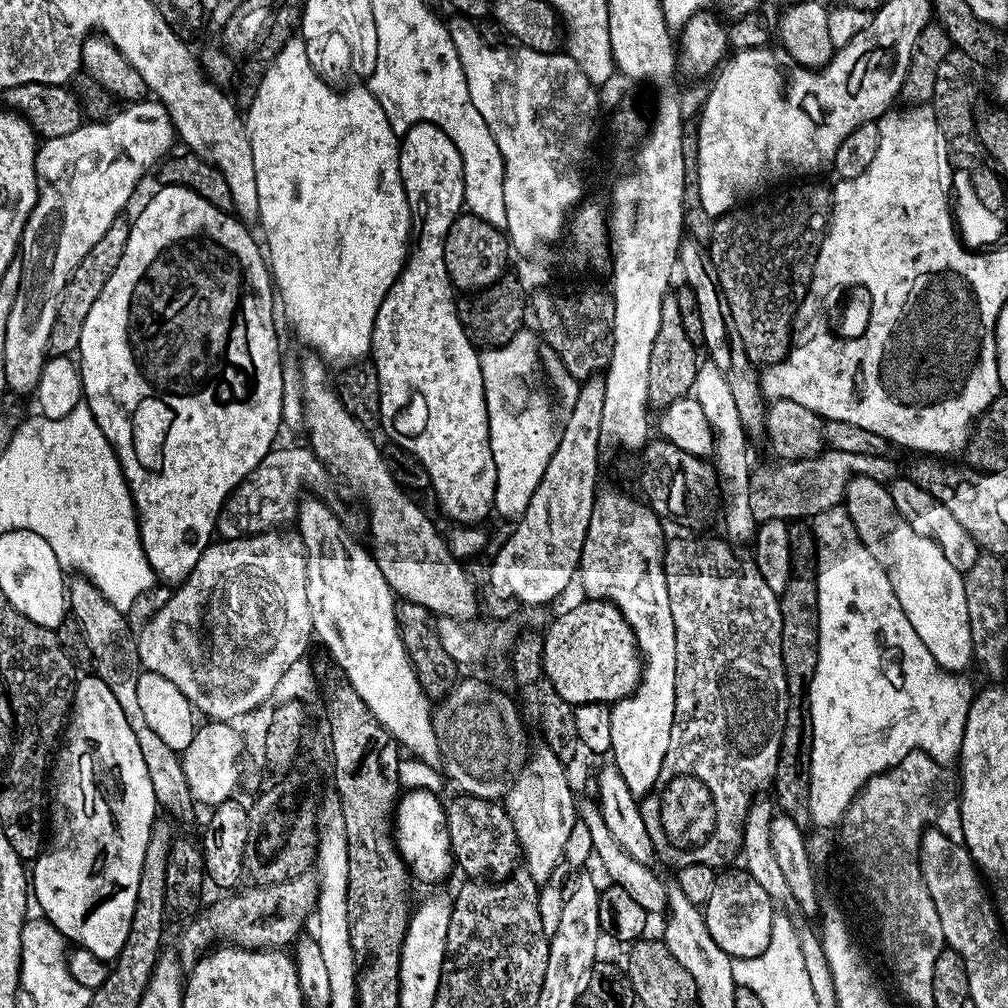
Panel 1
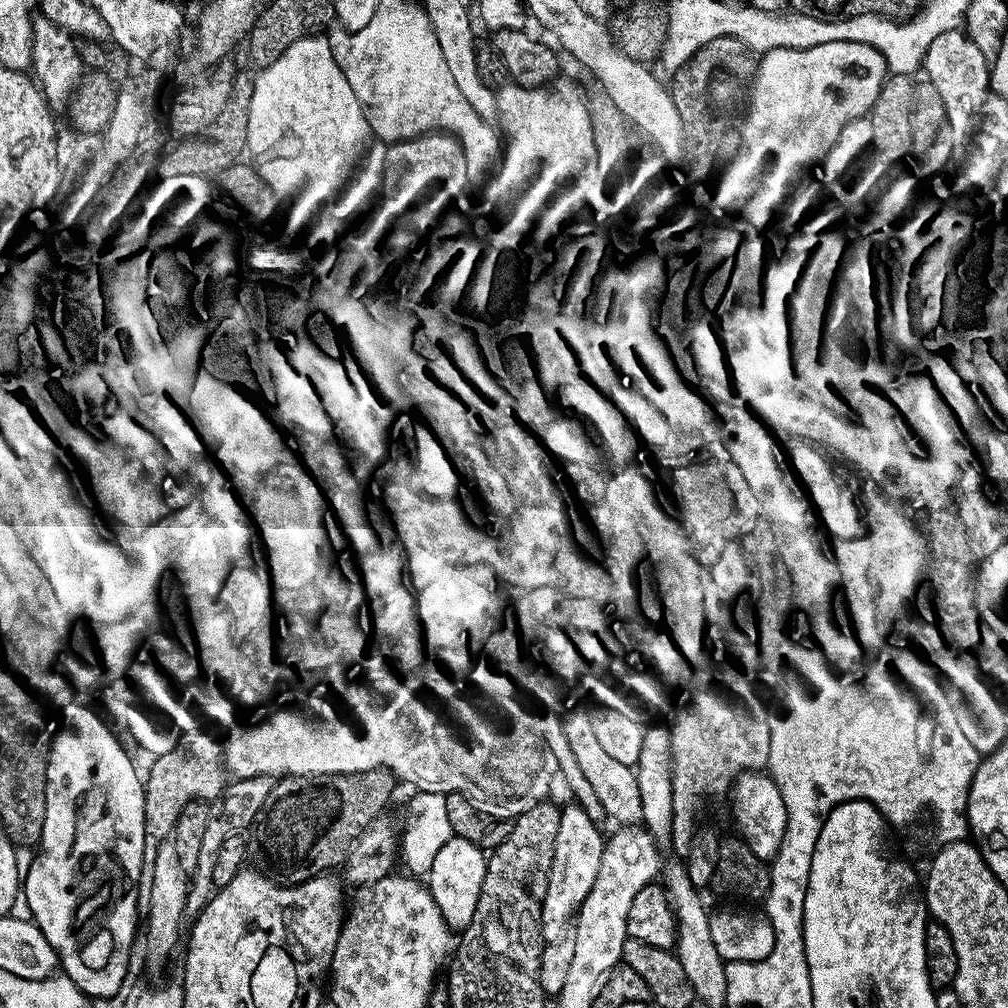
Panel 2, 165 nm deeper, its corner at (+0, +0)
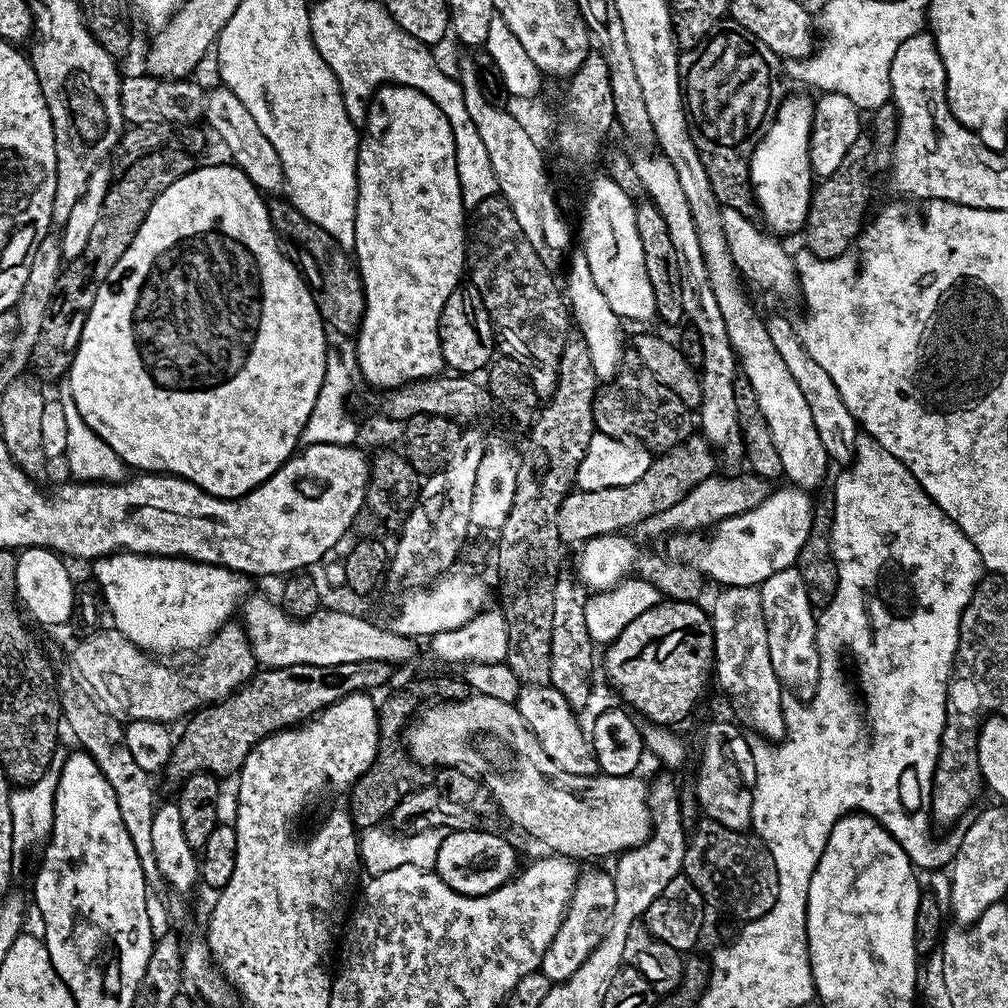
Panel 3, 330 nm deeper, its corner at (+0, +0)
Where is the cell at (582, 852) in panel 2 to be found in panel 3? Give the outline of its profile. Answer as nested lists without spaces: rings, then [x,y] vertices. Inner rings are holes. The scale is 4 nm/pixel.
[[[581,871],[576,878],[576,885],[564,911],[558,932],[550,942],[542,958],[538,971],[551,982],[565,981],[586,961],[588,955],[598,946],[604,937],[611,915],[614,913],[615,882],[613,877],[604,872]]]

